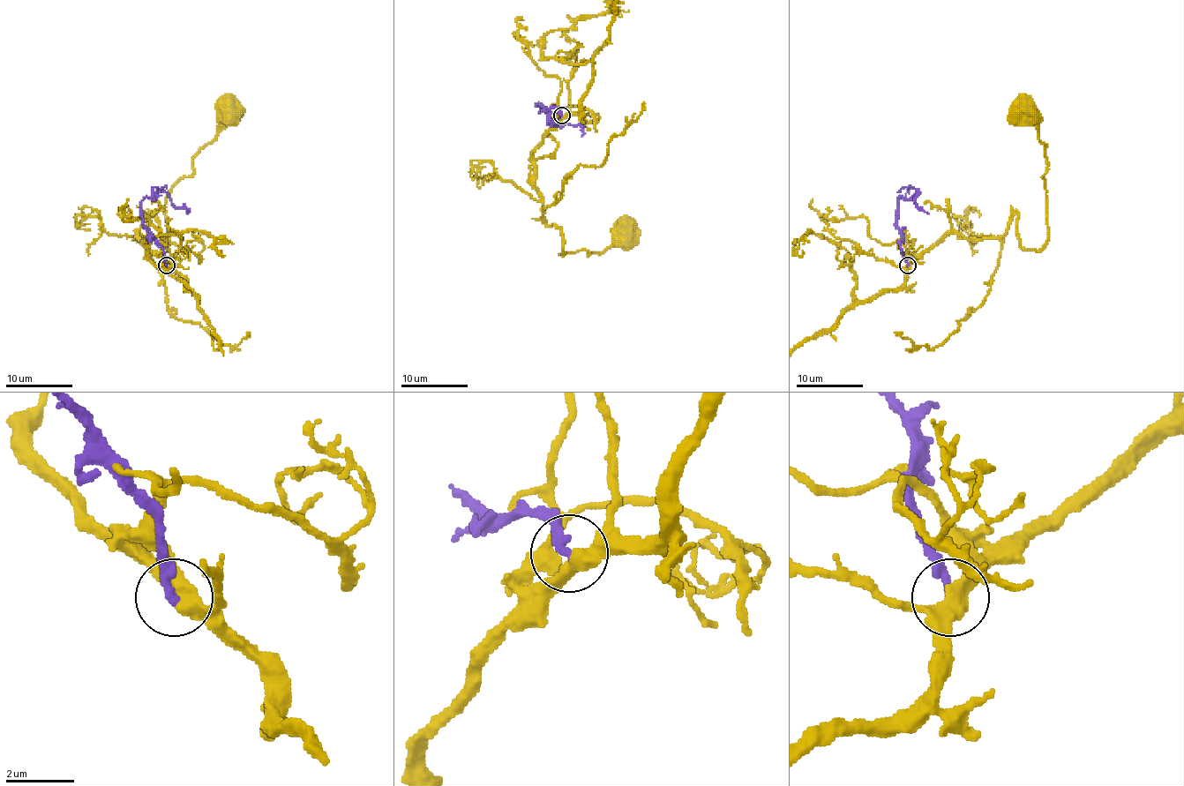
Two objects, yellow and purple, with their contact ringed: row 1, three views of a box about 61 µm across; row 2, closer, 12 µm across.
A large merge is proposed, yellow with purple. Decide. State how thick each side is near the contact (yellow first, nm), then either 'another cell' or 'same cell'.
440/240 nm | another cell

